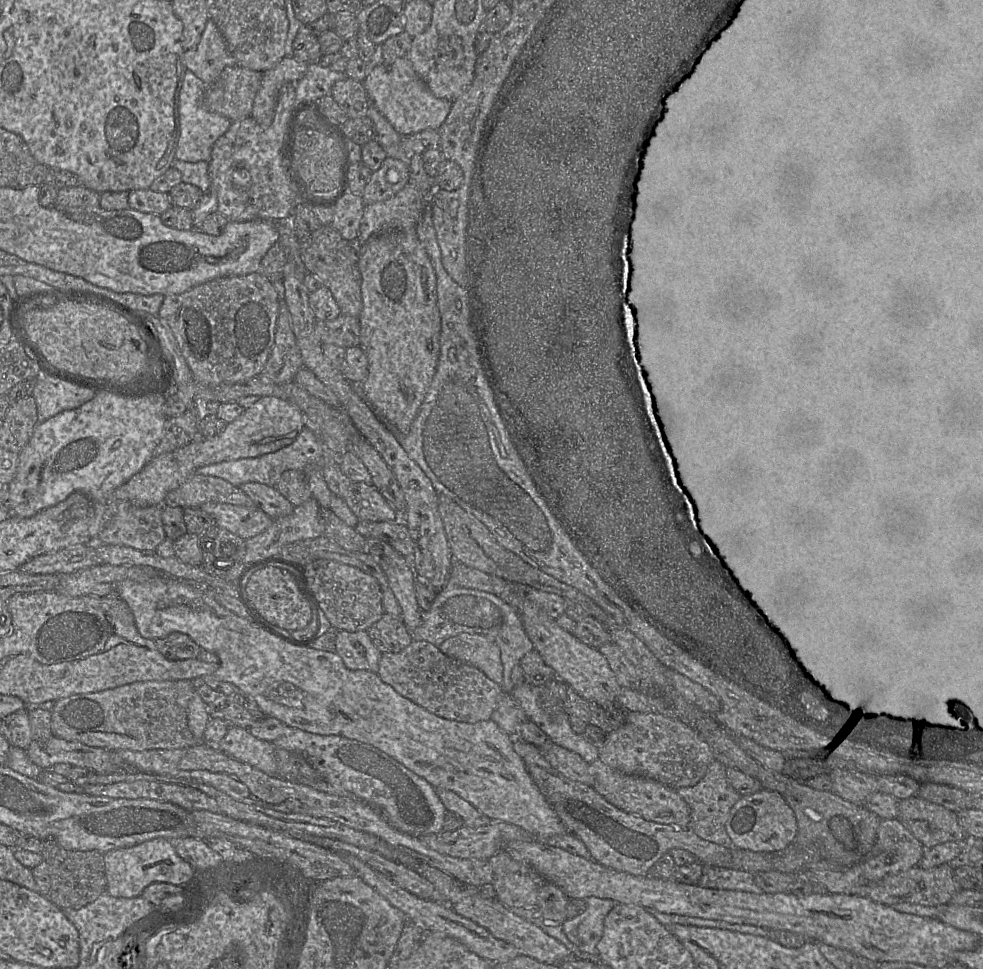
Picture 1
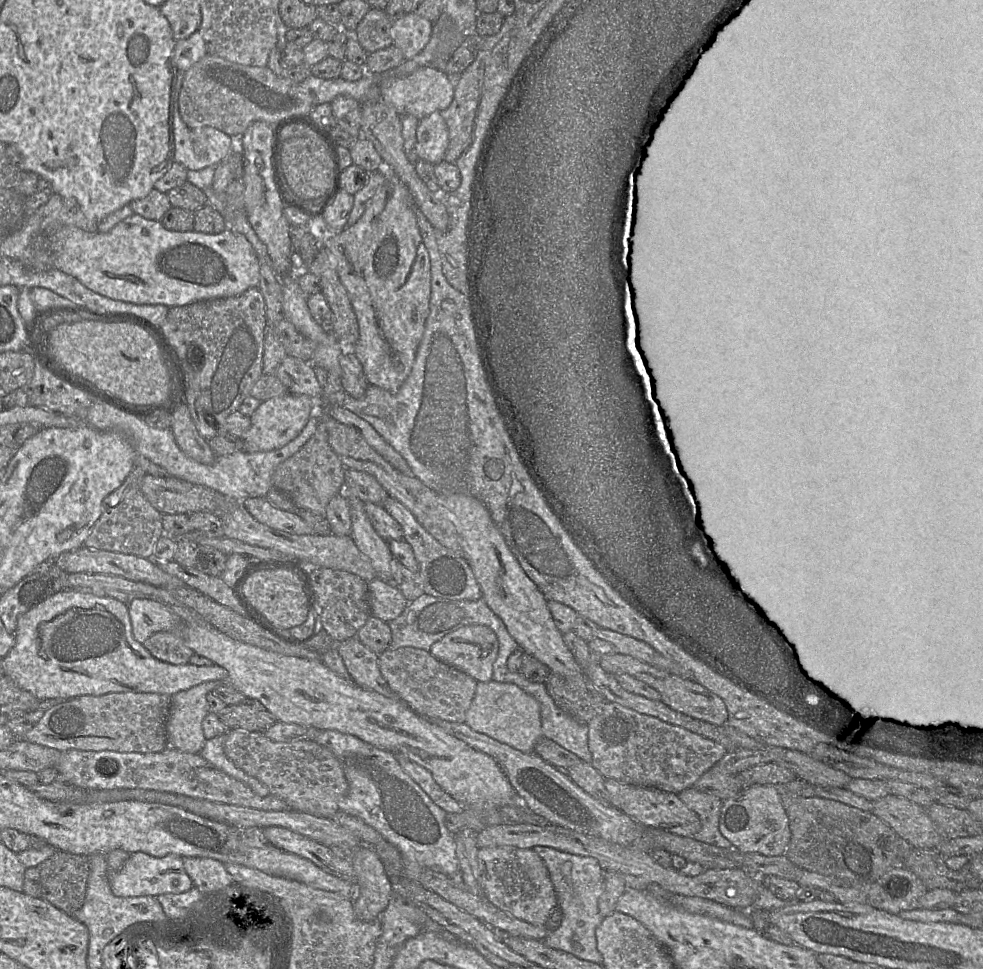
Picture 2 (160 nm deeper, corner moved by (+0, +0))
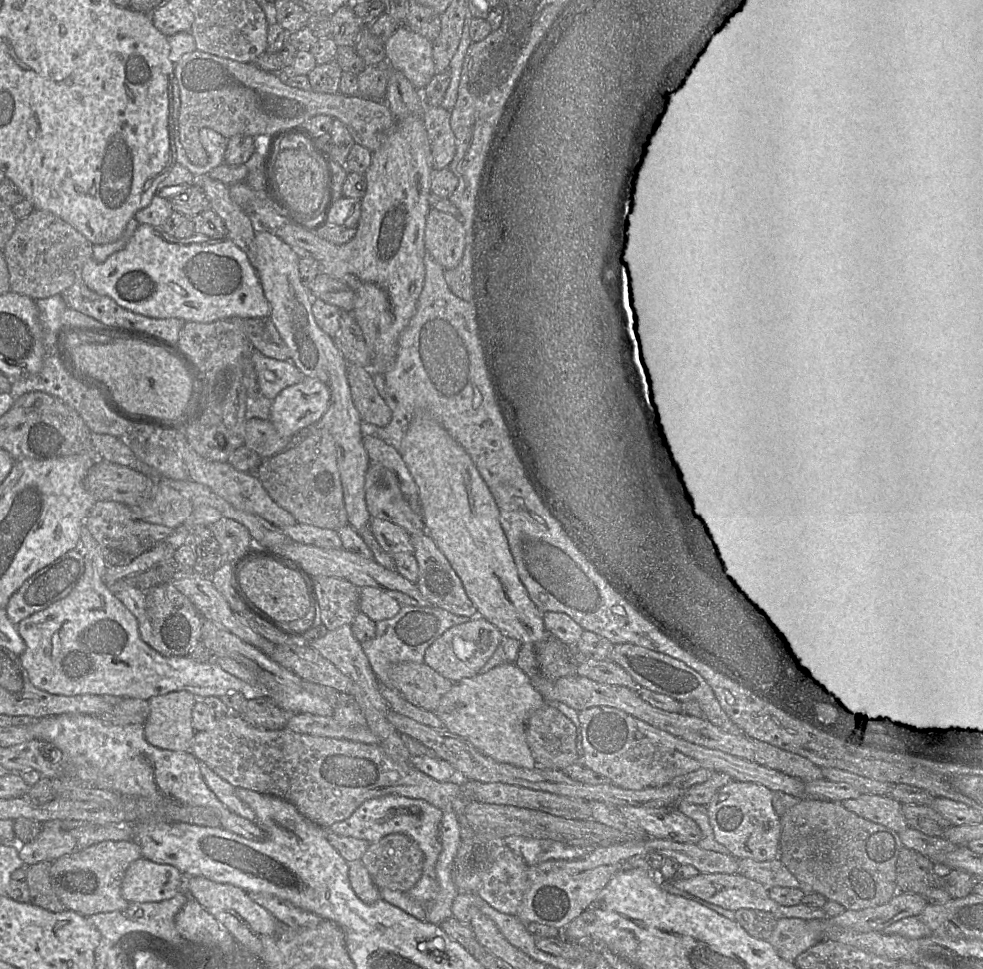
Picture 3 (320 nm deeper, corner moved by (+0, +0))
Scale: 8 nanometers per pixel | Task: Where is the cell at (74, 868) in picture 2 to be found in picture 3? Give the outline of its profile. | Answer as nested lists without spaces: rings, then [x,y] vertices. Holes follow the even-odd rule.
[[[41,861],[26,866],[26,880],[30,892],[30,903],[57,913],[66,910],[65,905],[53,891],[50,869],[53,861]]]

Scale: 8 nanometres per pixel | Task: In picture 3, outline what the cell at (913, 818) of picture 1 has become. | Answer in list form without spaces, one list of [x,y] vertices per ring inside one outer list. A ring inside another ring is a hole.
[[[859,795],[839,804],[858,817],[884,826],[897,834],[907,827],[901,813],[901,804],[893,800],[889,795]]]

